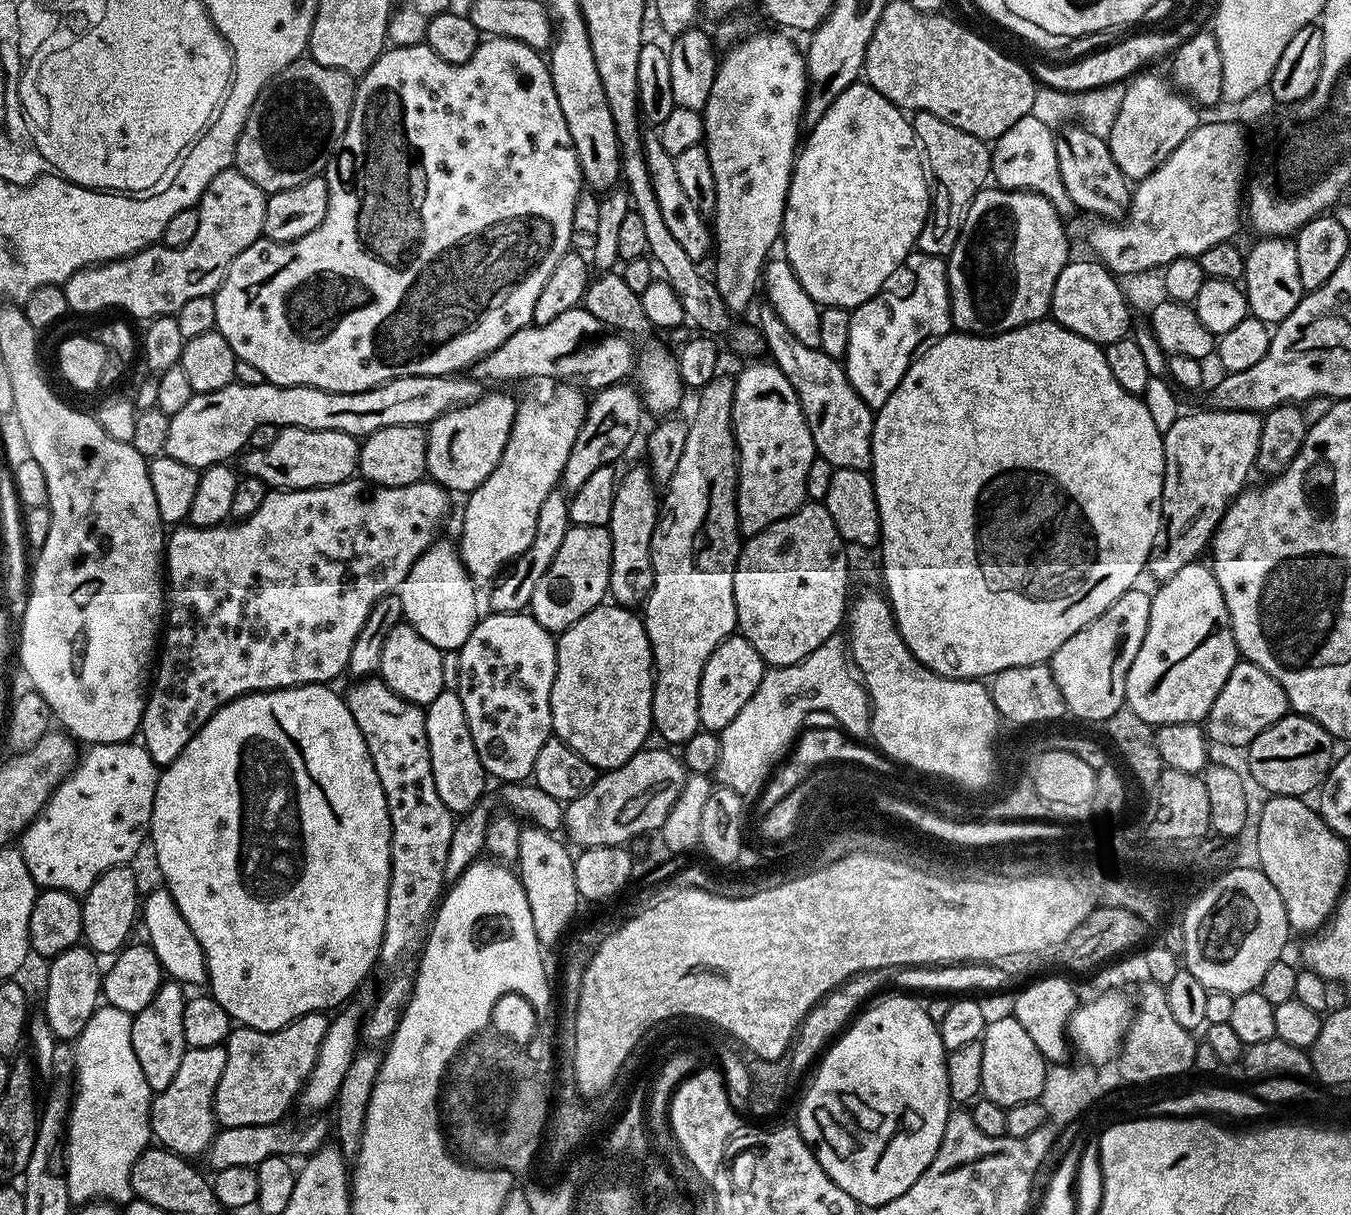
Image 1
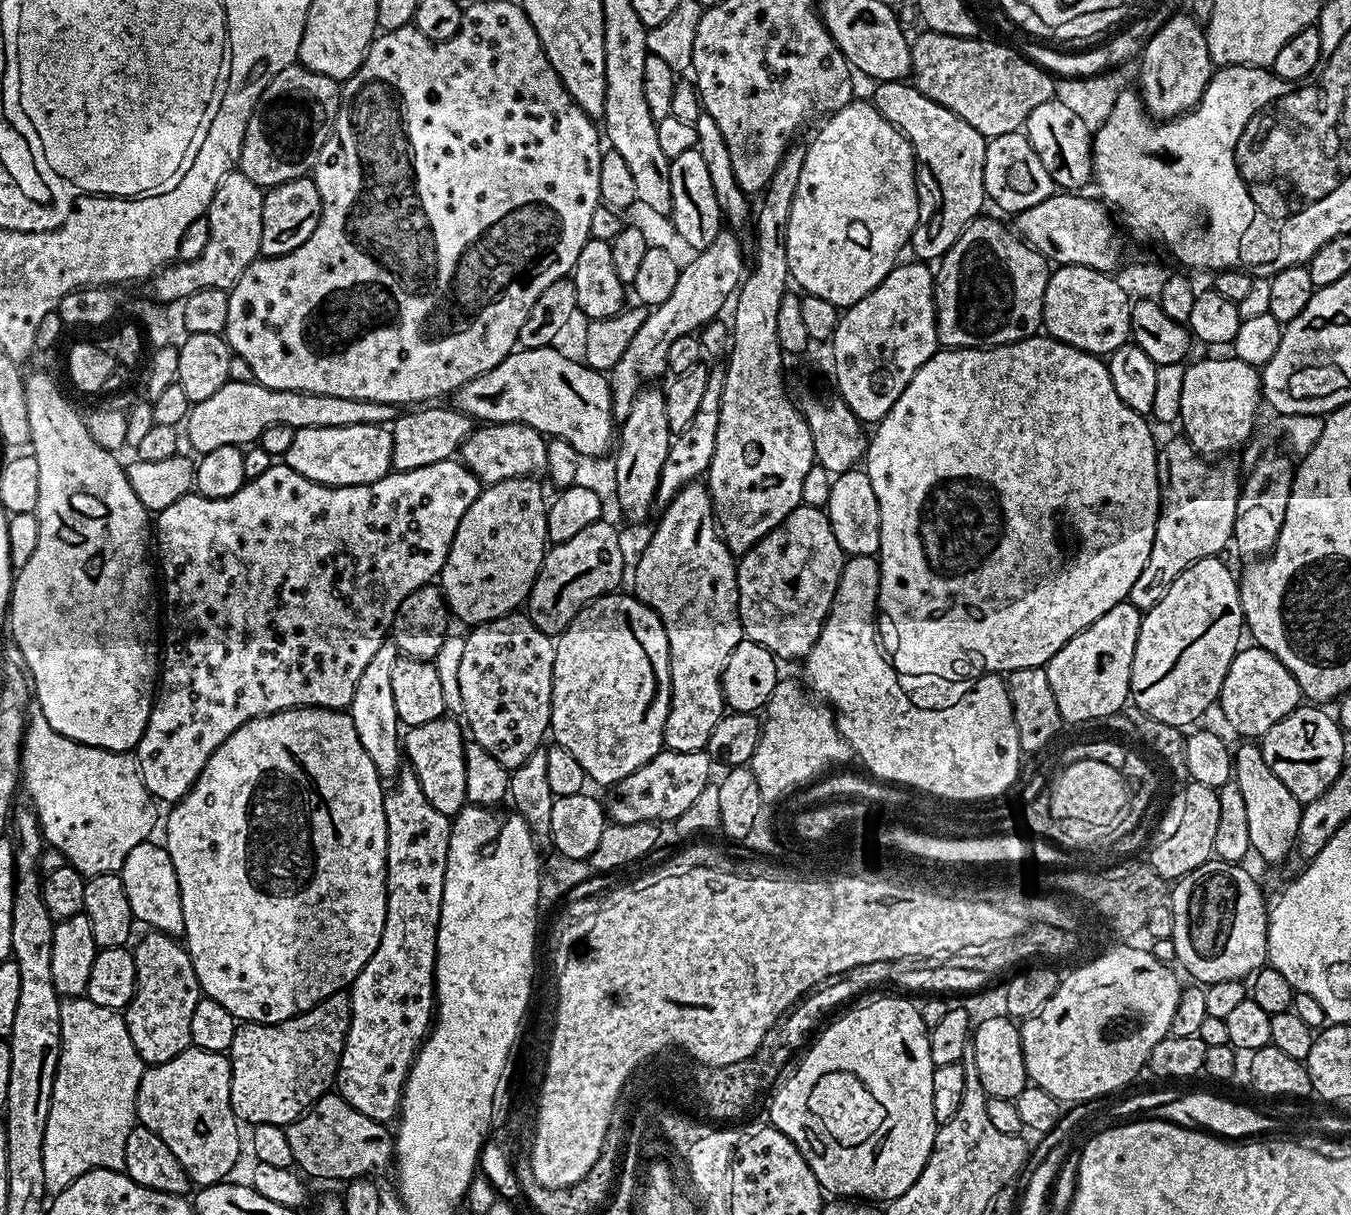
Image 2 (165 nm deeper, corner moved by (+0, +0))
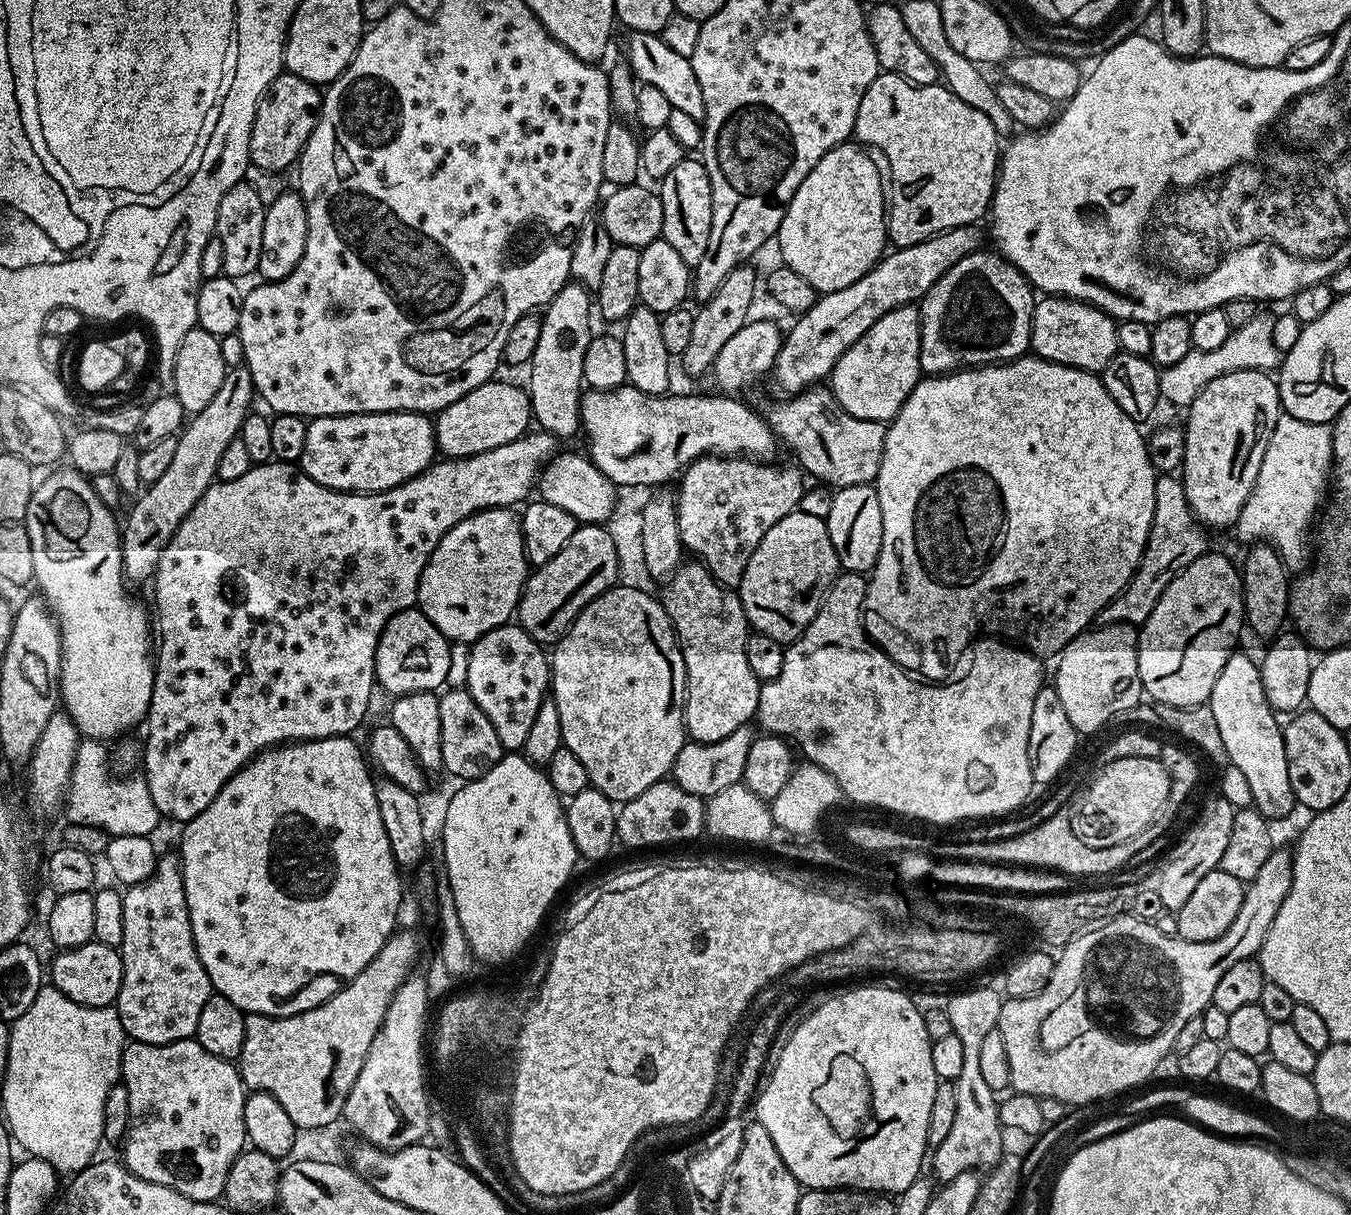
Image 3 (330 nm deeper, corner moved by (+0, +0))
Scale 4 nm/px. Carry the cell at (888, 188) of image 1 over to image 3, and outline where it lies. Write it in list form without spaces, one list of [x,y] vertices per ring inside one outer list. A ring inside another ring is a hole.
[[[845,142],[837,148],[831,148],[824,157],[802,178],[802,186],[794,190],[788,209],[780,223],[778,241],[783,267],[802,274],[818,294],[846,290],[850,282],[858,282],[862,274],[869,272],[885,255],[888,239],[888,217],[886,215],[886,184],[882,172],[856,142]]]

